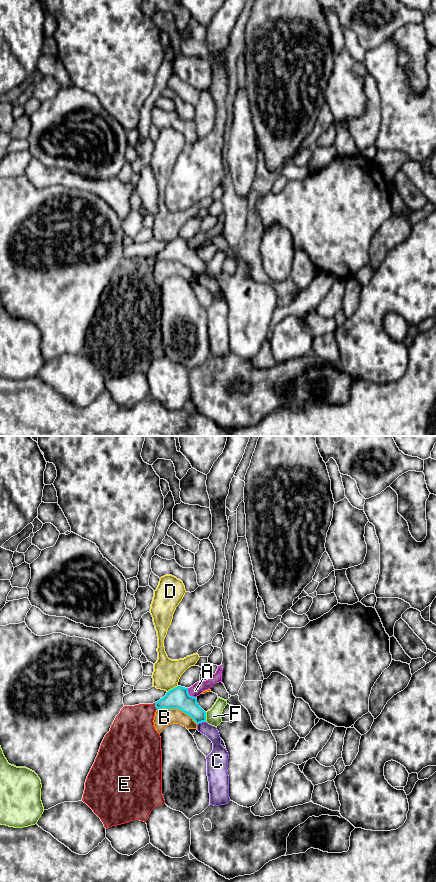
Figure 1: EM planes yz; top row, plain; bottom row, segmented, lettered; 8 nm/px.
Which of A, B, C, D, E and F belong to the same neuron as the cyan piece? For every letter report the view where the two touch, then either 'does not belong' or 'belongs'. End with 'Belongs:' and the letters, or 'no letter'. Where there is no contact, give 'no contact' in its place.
A: contact in yz; does not belong
B: contact in yz; does not belong
C: contact in yz; does not belong
D: contact in yz; does not belong
E: contact in yz; does not belong
F: contact in yz; does not belong
Belongs: no letter

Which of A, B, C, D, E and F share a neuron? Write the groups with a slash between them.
A E / B / C / D / F

